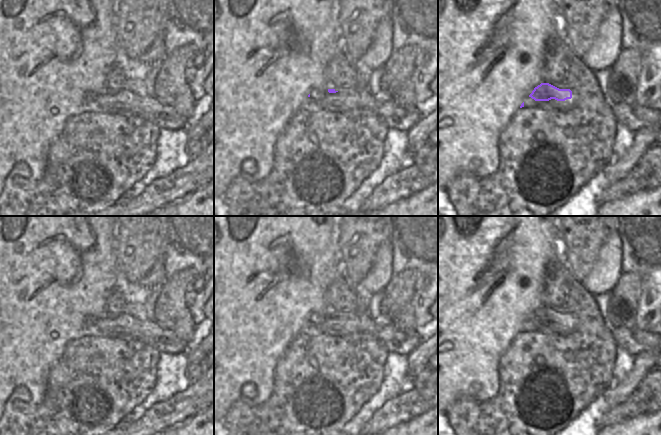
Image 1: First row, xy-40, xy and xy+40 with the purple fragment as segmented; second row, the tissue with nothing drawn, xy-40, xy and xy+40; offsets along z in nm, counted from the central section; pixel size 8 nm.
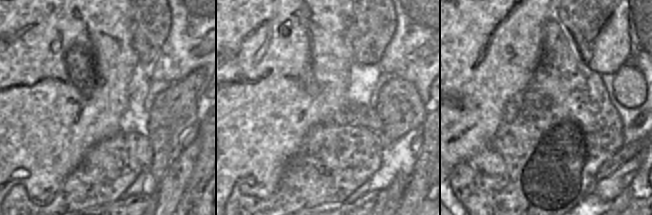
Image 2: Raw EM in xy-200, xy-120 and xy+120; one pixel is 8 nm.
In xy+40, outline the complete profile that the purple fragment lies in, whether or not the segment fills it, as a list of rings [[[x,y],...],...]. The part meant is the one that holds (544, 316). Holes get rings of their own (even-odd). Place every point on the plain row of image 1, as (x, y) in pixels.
[[[541,307],[523,325],[522,331],[537,331],[547,335],[567,335],[577,326],[578,320],[570,313],[559,313],[549,307]]]

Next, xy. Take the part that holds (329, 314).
[[[313,313],[300,333],[333,337],[369,333],[386,348],[388,353],[399,353],[406,356],[422,342],[417,333],[407,335],[392,324],[379,325],[368,313]]]

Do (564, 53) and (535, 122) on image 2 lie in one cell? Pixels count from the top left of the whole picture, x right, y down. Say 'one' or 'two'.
one

